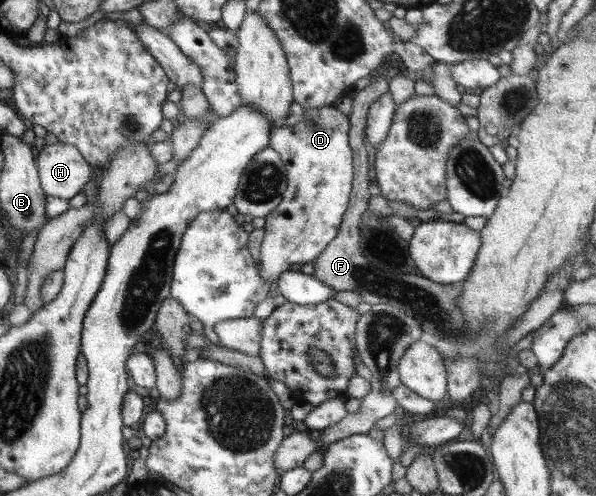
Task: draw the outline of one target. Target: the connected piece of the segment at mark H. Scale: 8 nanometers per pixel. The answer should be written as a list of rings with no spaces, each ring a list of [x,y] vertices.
[[[56,142],[36,150],[38,179],[45,196],[71,199],[96,170],[89,165],[76,147]]]

